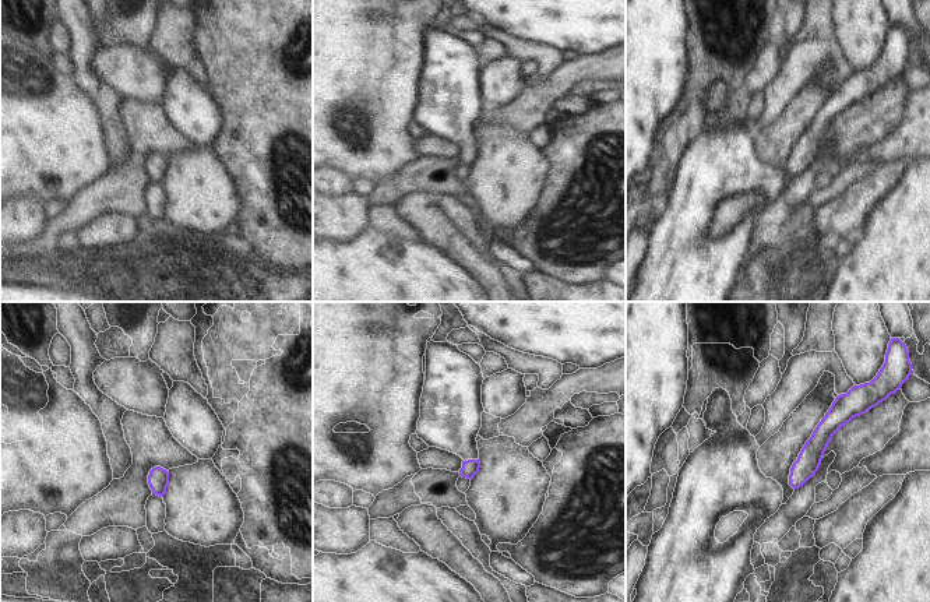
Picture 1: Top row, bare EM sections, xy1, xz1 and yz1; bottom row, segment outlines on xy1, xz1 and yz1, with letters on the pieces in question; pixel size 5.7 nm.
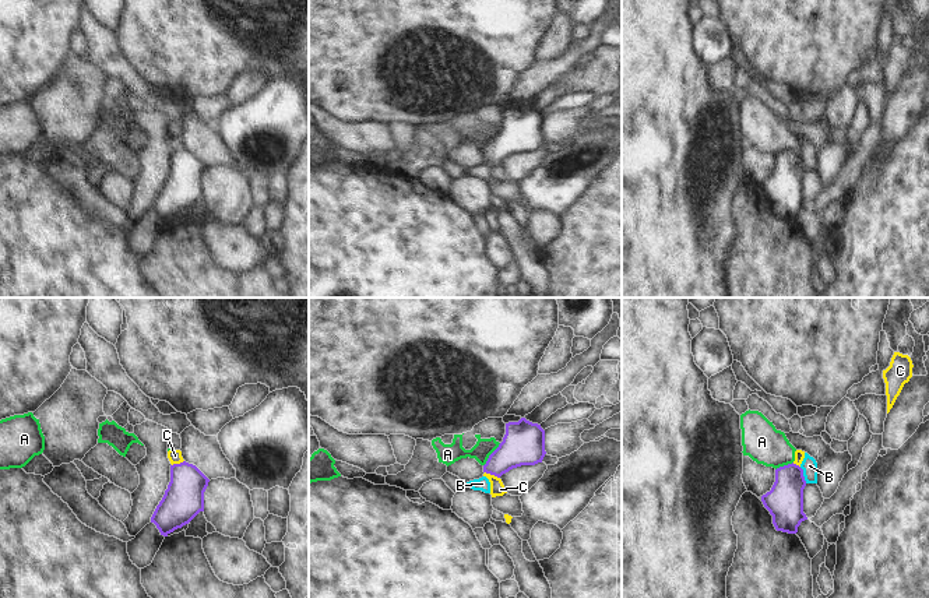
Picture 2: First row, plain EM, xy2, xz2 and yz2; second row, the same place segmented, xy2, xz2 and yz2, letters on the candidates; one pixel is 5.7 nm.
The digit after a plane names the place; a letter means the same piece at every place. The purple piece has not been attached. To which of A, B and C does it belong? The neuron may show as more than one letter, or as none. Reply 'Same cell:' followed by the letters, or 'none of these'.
Same cell: none of these

